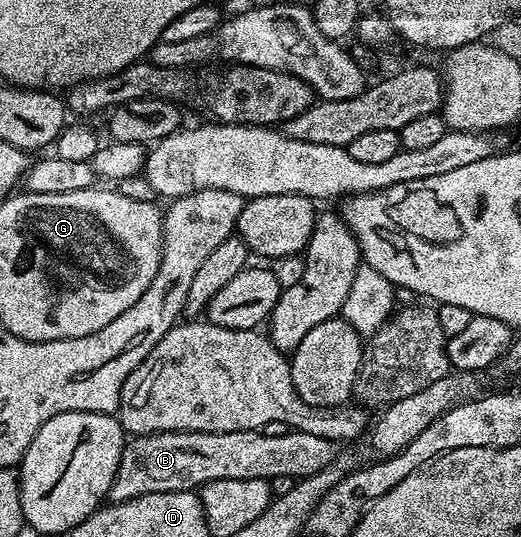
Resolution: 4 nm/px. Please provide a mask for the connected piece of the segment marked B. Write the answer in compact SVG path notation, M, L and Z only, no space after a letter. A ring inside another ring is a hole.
M289 429L282 436L266 436L259 430L242 432L162 432L132 436L124 443L124 451L118 464L118 472L108 490L107 501L125 502L150 492L178 492L179 490L199 491L200 487L214 480L271 480L274 476L290 476L297 480L322 472L337 461L337 447L322 436L310 436L310 432Z

